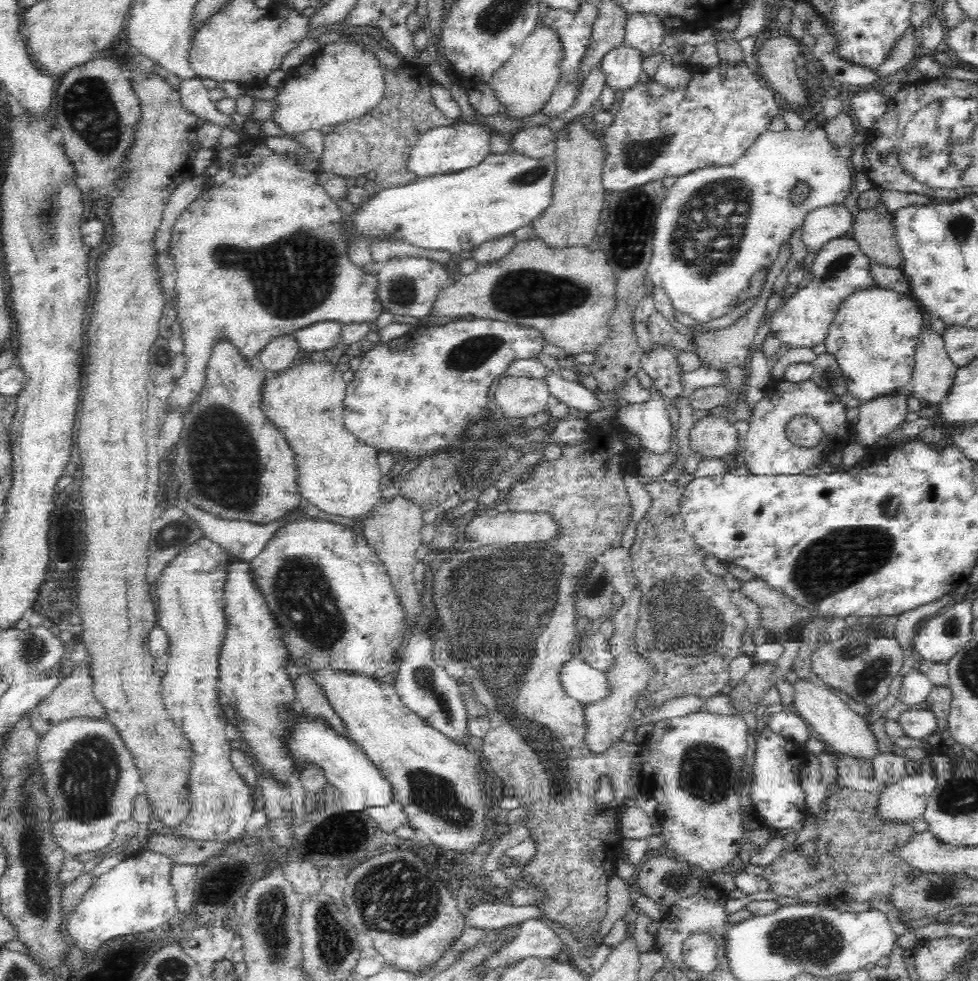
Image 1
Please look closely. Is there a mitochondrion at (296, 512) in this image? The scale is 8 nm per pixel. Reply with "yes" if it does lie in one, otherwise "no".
no

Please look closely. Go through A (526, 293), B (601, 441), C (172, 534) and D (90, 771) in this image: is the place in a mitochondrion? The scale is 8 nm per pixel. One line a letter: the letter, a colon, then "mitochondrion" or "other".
A: mitochondrion
B: other
C: mitochondrion
D: mitochondrion

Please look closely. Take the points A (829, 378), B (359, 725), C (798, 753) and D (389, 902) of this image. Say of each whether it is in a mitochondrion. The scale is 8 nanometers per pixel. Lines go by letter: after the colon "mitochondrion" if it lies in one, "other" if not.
A: mitochondrion
B: other
C: other
D: mitochondrion

